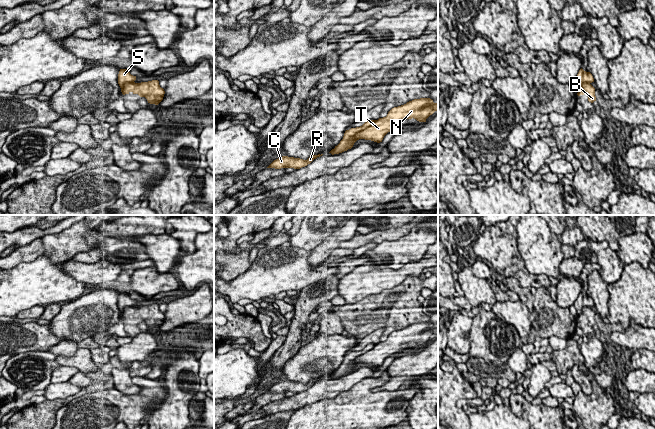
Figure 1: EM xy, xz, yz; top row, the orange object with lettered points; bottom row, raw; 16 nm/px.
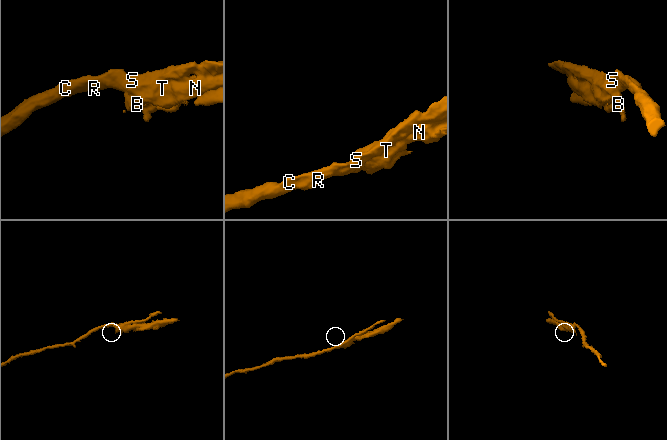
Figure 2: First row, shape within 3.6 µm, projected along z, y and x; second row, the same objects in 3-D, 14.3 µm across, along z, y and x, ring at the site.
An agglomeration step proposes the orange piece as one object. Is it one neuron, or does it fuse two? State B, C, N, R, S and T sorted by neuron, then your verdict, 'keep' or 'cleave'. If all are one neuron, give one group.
groups B N T / C R S; cleave

